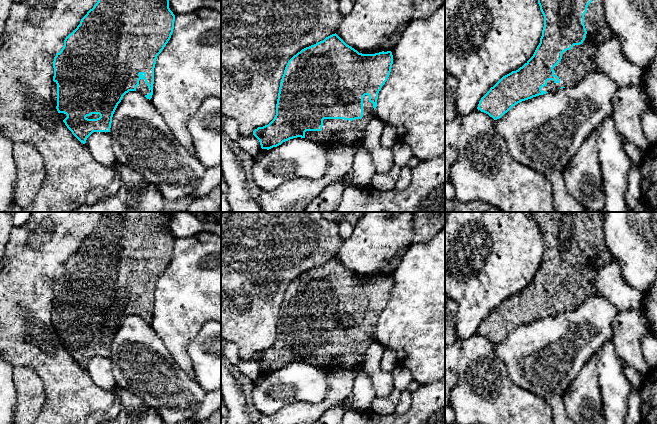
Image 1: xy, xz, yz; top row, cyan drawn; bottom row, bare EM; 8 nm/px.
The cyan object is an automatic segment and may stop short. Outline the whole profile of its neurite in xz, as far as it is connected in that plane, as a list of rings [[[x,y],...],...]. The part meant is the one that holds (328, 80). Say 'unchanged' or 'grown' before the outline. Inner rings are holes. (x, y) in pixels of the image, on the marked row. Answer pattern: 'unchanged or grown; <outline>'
grown; [[[336,33],[326,37],[314,45],[306,47],[294,55],[287,63],[282,76],[278,99],[276,104],[276,115],[274,119],[263,127],[258,127],[253,131],[253,135],[259,140],[262,149],[271,149],[281,145],[283,142],[293,138],[301,137],[312,141],[317,141],[326,145],[356,145],[359,146],[362,141],[362,134],[369,121],[376,116],[378,93],[387,81],[393,64],[393,55],[391,51],[379,52],[375,54],[362,54],[347,45]]]

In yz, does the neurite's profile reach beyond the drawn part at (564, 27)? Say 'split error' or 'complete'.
split error

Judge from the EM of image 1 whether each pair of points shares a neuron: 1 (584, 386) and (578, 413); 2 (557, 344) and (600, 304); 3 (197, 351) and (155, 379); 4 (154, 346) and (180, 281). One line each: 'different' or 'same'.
1: same
2: same
3: different
4: different

